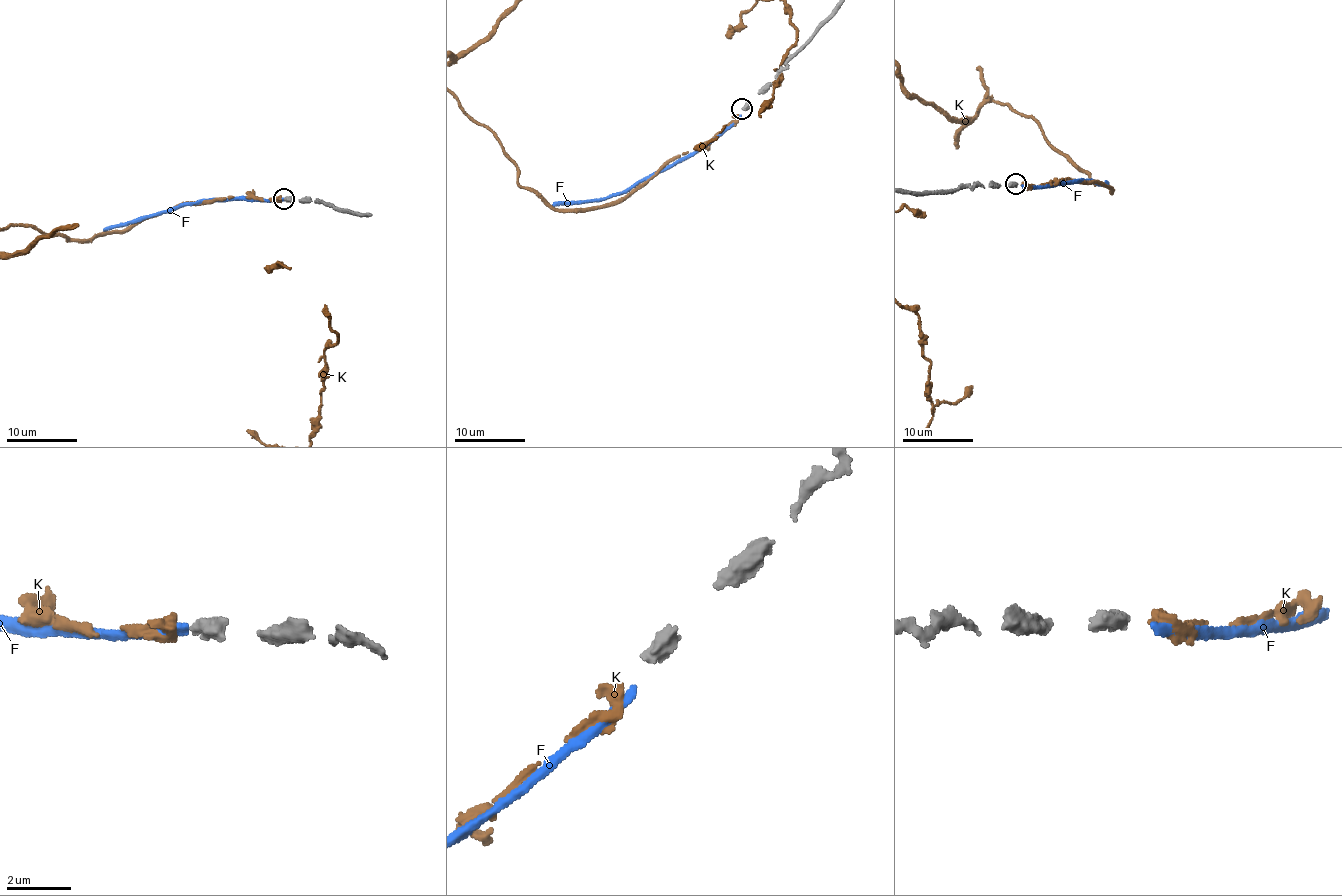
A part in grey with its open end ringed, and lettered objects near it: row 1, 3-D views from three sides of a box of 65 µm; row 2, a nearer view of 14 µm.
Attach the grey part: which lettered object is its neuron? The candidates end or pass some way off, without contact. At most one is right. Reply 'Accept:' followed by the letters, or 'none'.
Accept: K

